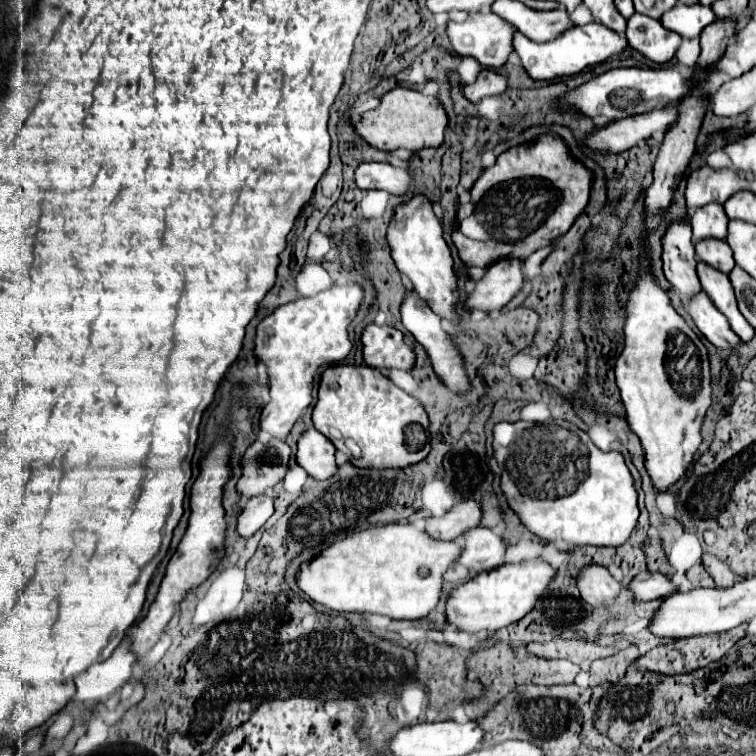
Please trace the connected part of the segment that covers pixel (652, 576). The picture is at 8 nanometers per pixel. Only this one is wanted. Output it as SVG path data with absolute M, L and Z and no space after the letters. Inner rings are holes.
M642 572L632 579L630 590L634 592L636 600L654 600L654 598L666 598L668 594L676 592L676 584L668 580L666 574Z

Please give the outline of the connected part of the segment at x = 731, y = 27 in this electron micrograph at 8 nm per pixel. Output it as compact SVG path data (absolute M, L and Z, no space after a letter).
M718 18L710 26L706 26L700 34L700 46L702 54L696 62L696 66L708 66L708 62L716 62L720 54L724 54L728 46L728 38L736 32L736 20L732 18Z

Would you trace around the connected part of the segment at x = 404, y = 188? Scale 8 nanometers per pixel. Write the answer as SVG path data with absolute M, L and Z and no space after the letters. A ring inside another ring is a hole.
M364 162L356 168L354 178L358 188L386 190L396 196L404 196L412 188L412 176L388 162Z

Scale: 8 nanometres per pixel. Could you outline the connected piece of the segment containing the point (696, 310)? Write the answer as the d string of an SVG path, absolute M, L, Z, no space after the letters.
M700 292L700 296L696 296L696 298L692 298L690 316L692 316L694 324L698 326L698 330L718 350L734 350L734 348L742 346L742 340L730 328L724 314L720 314L720 310L712 304L712 300L704 292Z

